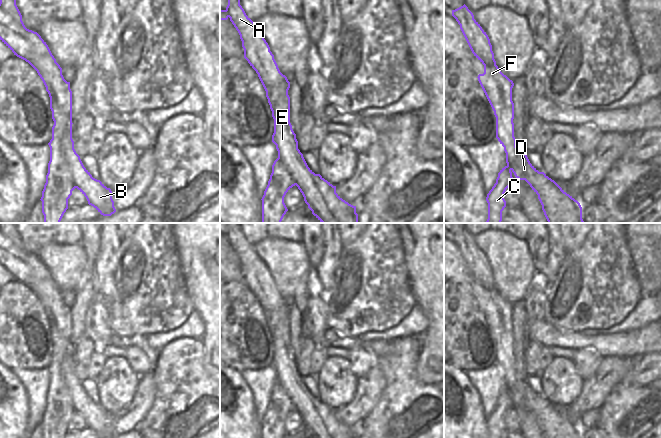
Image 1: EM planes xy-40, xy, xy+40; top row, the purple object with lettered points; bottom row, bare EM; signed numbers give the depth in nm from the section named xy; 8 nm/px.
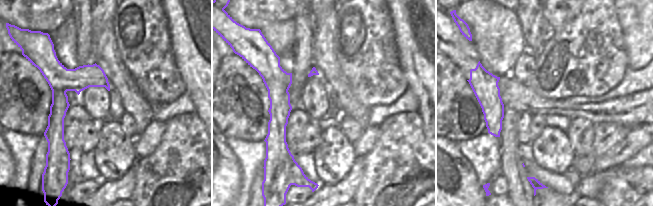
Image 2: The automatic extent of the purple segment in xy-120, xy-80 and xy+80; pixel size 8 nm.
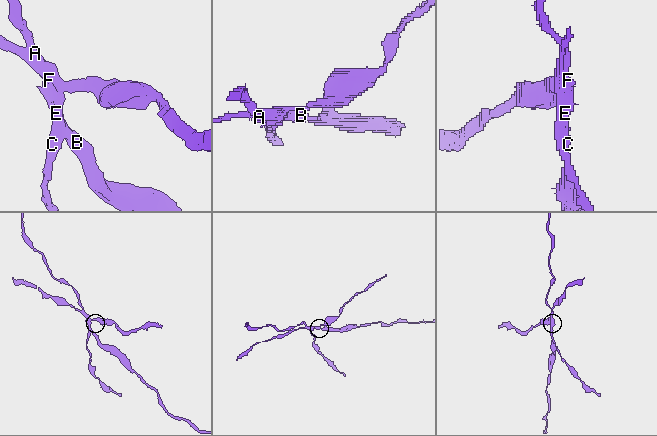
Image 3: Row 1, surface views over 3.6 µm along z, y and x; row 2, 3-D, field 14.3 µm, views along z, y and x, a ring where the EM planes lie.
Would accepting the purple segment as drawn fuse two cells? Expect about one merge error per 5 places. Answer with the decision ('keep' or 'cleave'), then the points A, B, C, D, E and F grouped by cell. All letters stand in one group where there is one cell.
cleave; A B D E F / C

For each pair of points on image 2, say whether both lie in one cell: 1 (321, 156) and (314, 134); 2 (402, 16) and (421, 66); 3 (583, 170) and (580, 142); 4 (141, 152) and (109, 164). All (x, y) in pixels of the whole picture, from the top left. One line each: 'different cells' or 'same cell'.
1: different cells
2: same cell
3: different cells
4: different cells

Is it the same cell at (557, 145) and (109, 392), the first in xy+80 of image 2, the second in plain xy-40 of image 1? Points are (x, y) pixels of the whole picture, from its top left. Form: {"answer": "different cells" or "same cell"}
{"answer": "same cell"}

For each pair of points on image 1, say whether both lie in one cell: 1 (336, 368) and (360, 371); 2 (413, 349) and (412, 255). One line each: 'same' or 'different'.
1: different
2: different

